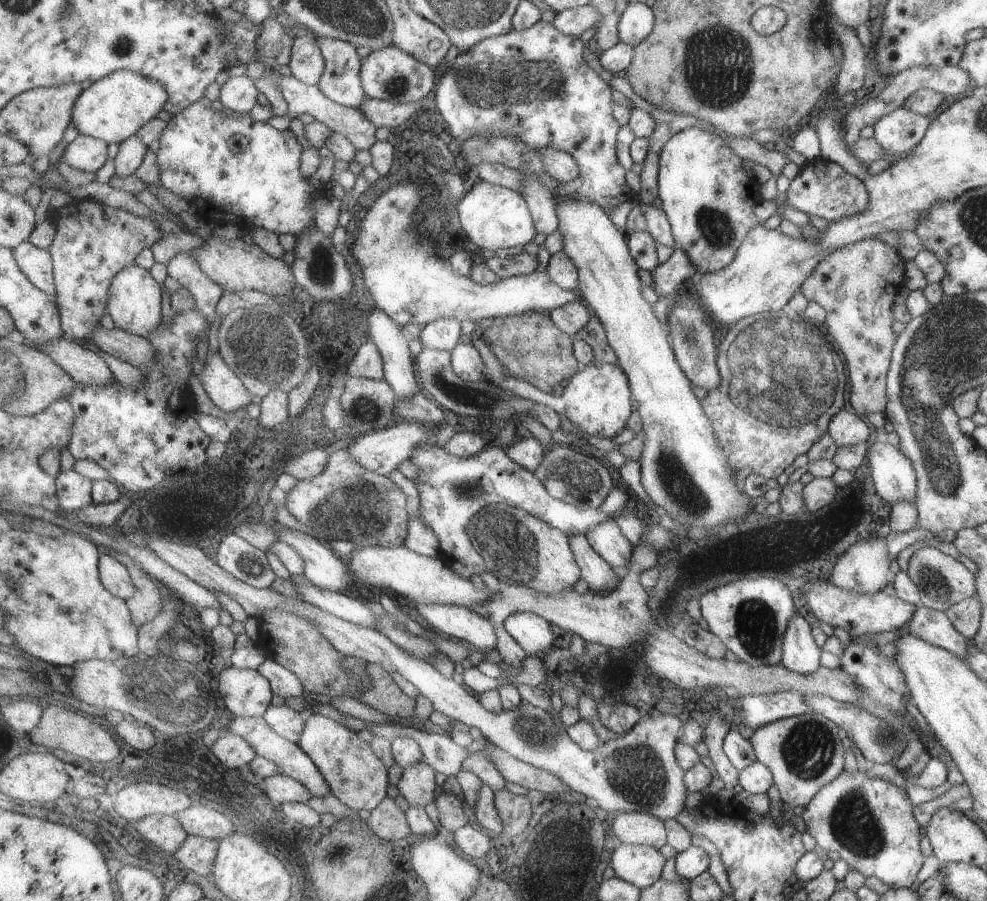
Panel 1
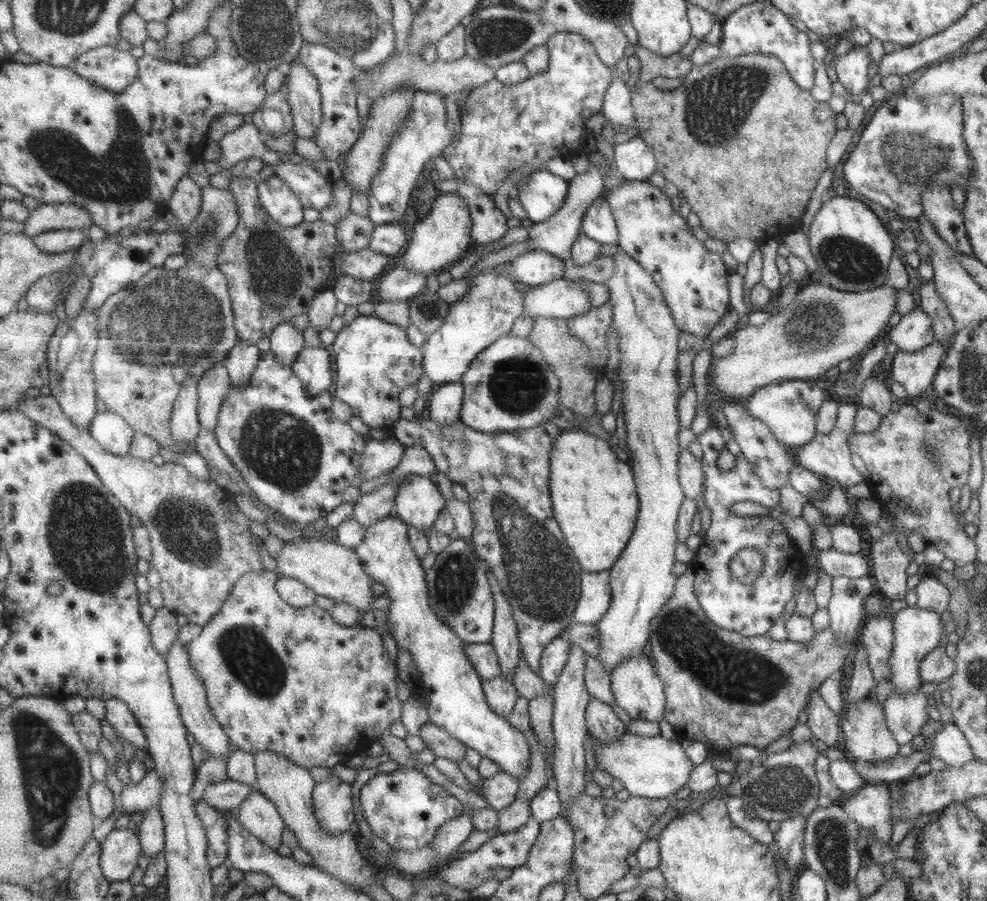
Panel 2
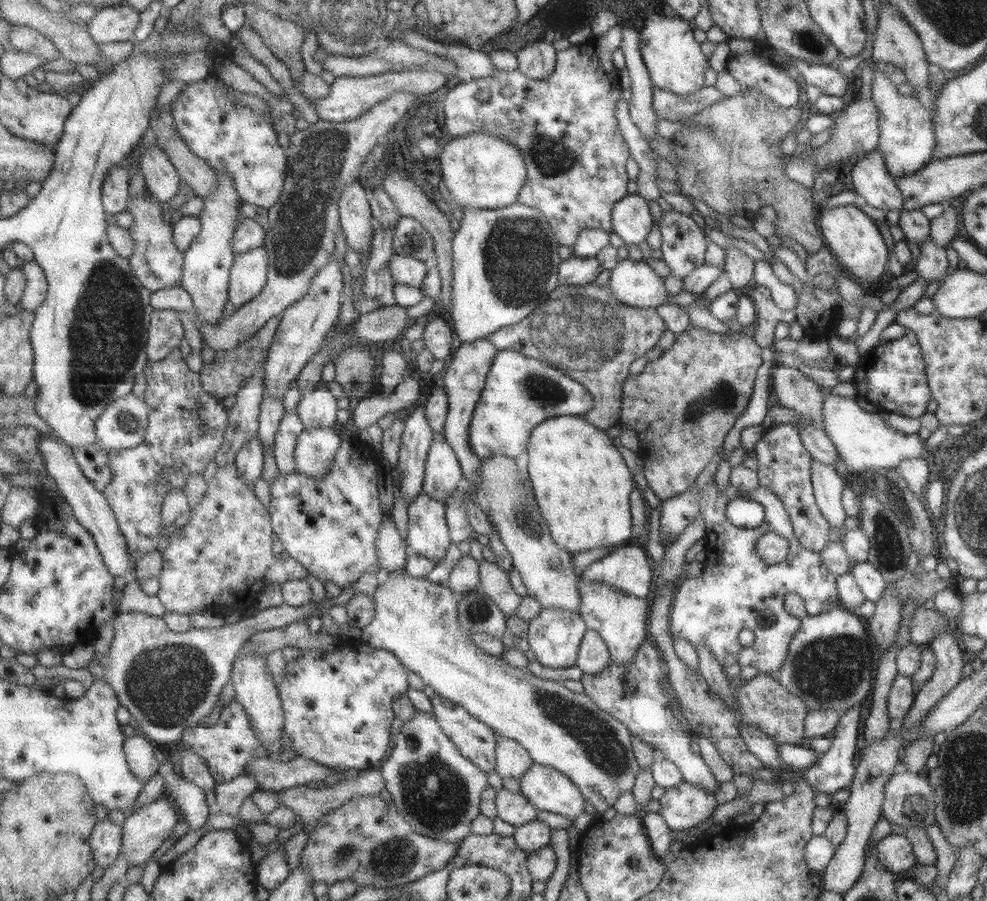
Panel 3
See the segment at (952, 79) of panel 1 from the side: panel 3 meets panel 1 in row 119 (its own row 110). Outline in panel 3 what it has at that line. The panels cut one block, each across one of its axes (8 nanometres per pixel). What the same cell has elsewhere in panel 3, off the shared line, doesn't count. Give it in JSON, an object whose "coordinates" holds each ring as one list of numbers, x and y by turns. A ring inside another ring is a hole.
{"coordinates":[[872,98,870,100,866,99,866,102,860,100,860,102,850,104,848,108,845,107,840,116,835,119,835,124,831,126,830,139,812,151,811,156,815,161,814,178,820,175,822,169,826,169,830,165,838,165,842,161,852,158,852,155,859,154,862,156,864,153,878,149,878,140,880,140,878,120,880,120,880,111,878,111,878,107,876,107,876,103]]}

